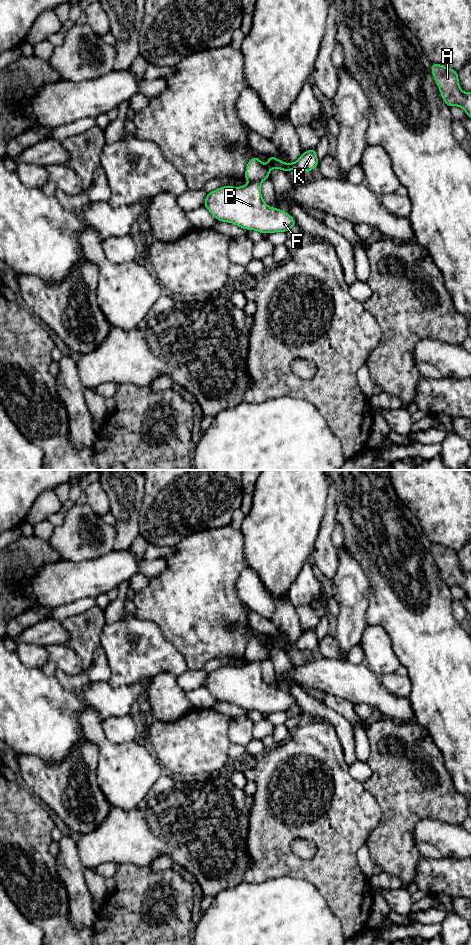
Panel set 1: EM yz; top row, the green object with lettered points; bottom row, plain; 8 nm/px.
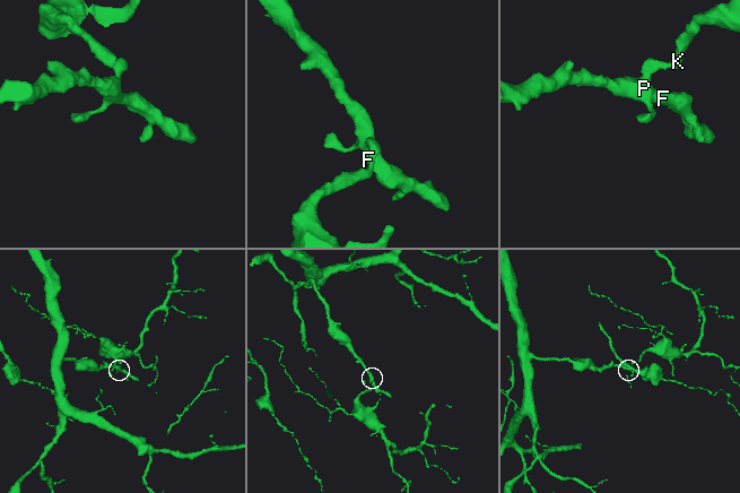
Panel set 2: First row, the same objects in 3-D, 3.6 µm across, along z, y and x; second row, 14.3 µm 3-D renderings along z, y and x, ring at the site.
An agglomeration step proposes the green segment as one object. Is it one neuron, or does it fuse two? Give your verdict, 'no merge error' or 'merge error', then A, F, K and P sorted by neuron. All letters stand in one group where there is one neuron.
merge error; groups A K / F P

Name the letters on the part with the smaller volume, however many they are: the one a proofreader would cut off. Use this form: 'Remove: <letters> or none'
Remove: A, K

